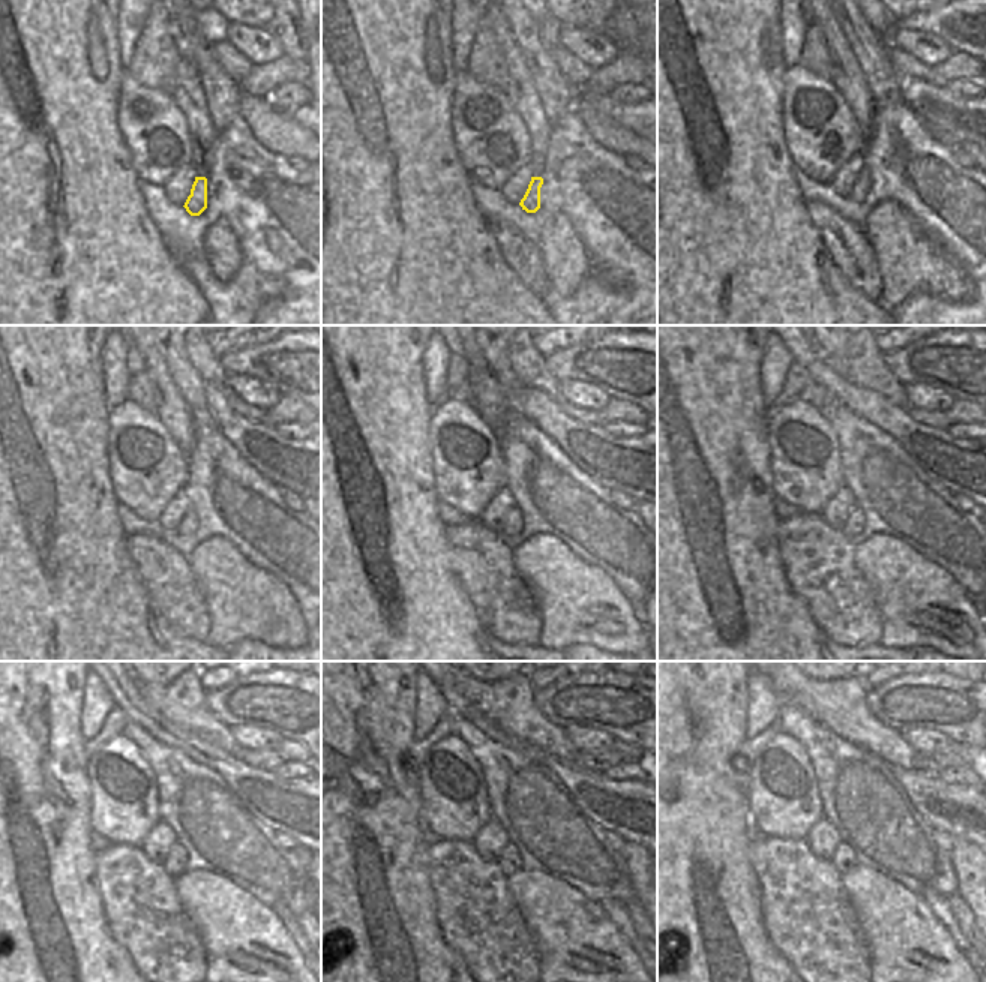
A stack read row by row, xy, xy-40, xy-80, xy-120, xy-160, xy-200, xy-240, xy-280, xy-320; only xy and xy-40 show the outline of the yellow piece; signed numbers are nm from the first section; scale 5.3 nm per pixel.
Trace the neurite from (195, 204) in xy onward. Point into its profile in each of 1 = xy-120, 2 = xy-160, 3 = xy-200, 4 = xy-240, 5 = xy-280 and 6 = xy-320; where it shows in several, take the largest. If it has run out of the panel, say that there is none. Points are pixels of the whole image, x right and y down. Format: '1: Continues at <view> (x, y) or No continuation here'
1: Continues at xy-120 (189, 520)
2: Continues at xy-160 (512, 526)
3: Continues at xy-200 (854, 522)
4: Continues at xy-240 (174, 864)
5: Continues at xy-280 (509, 862)
6: Continues at xy-320 (844, 858)

